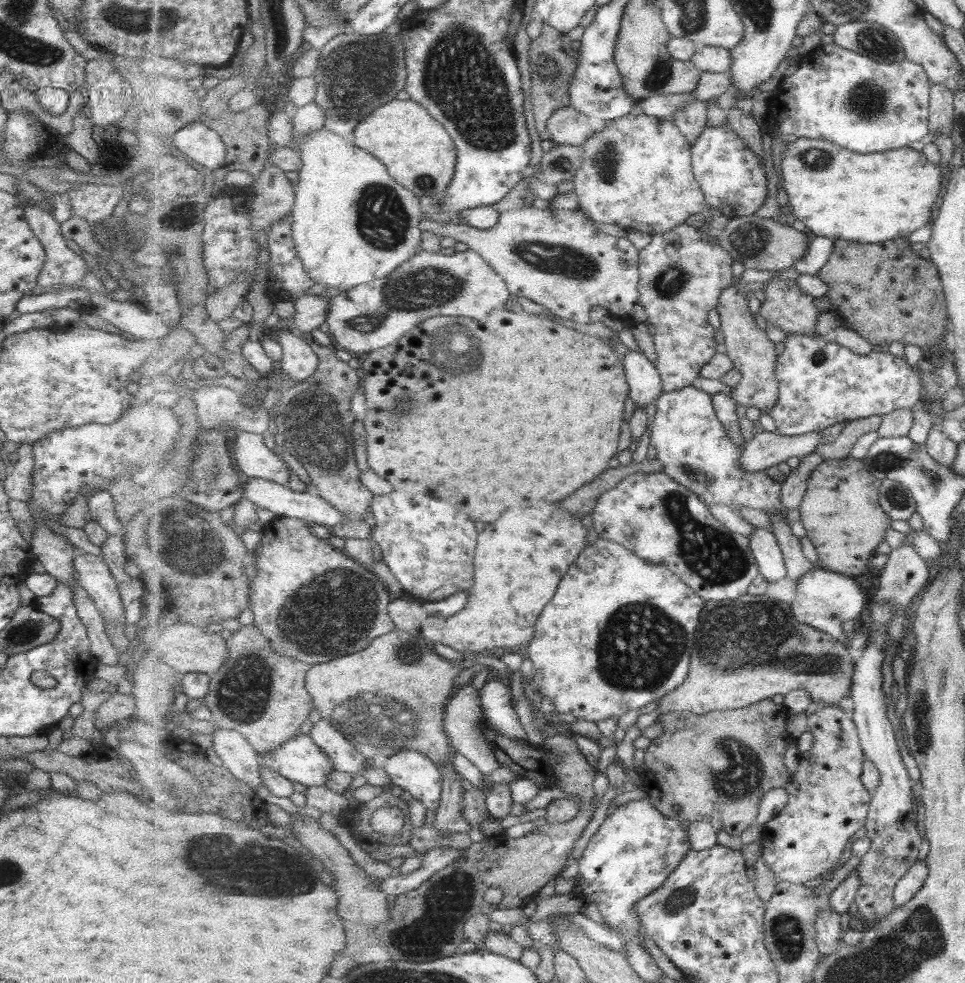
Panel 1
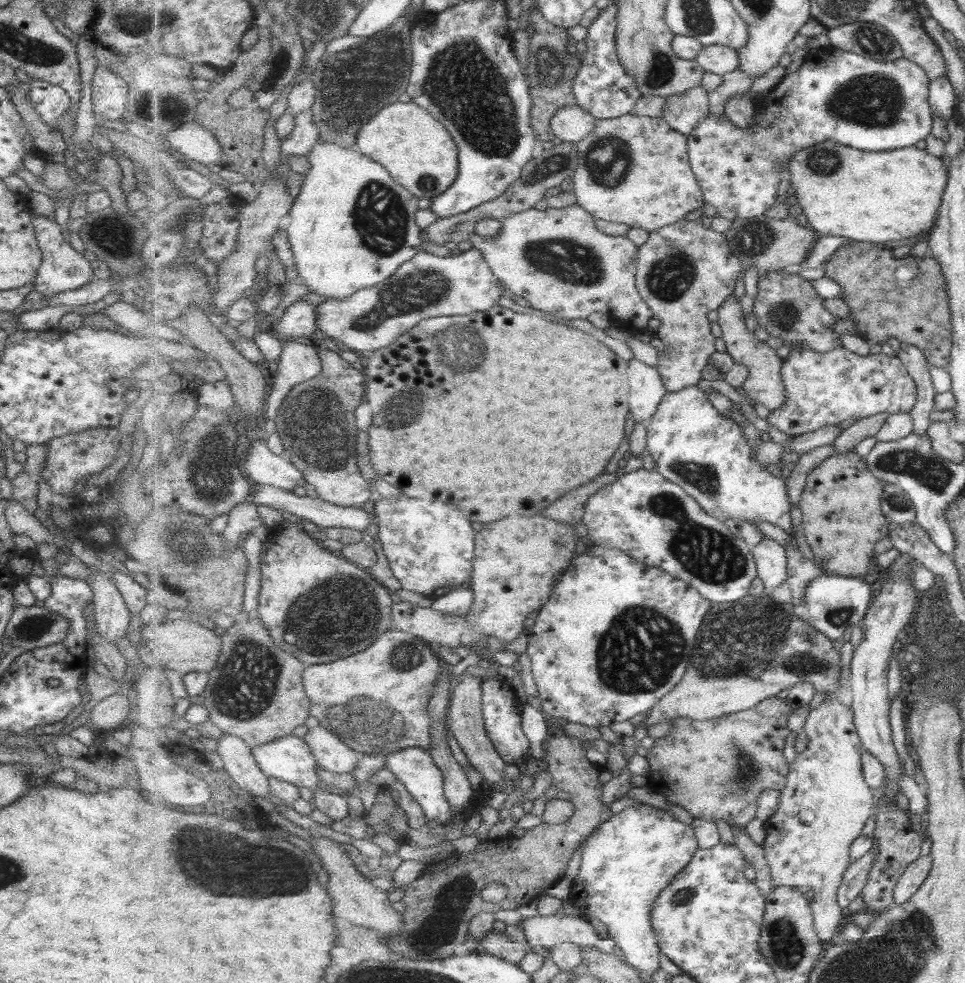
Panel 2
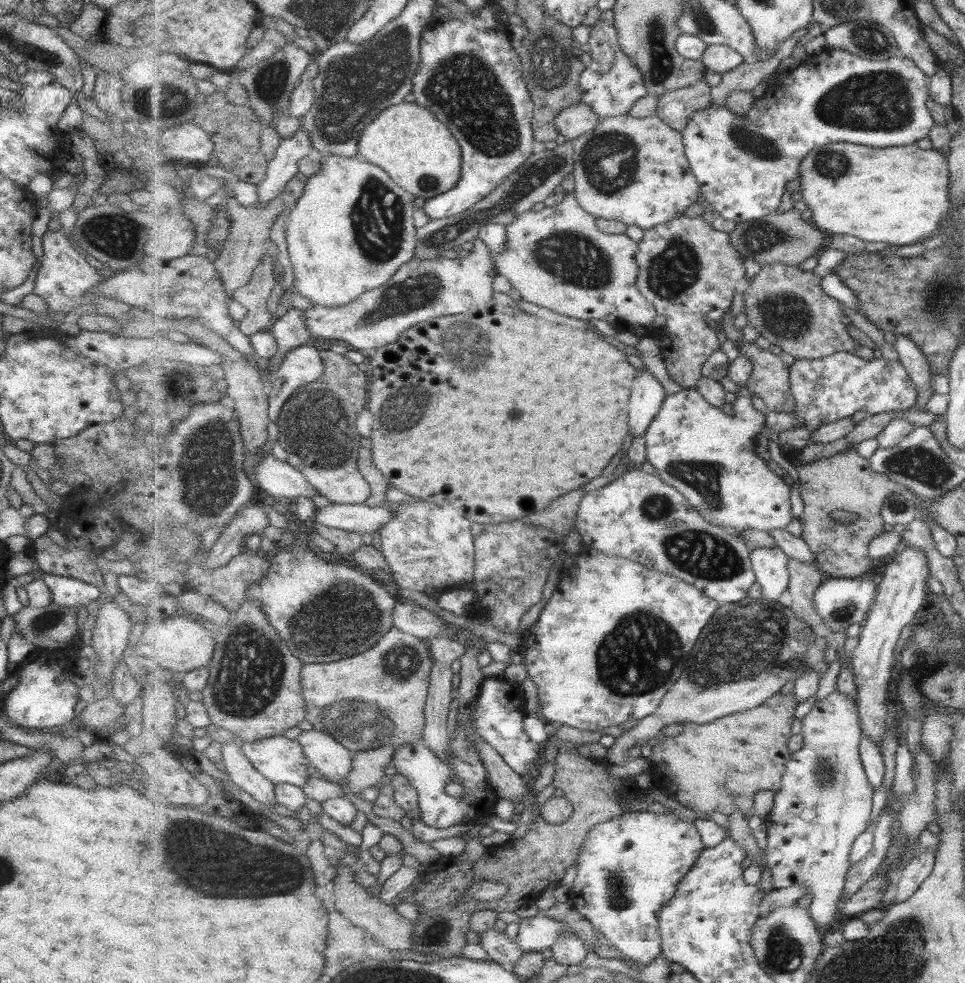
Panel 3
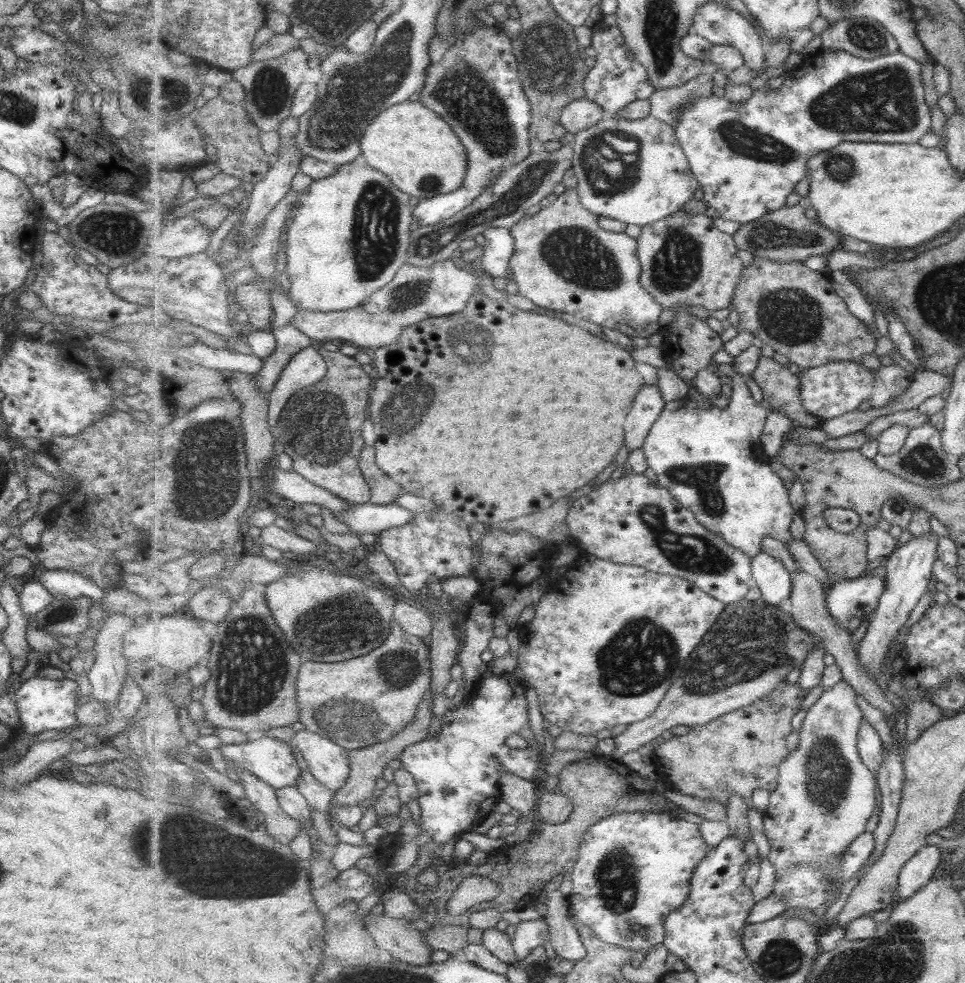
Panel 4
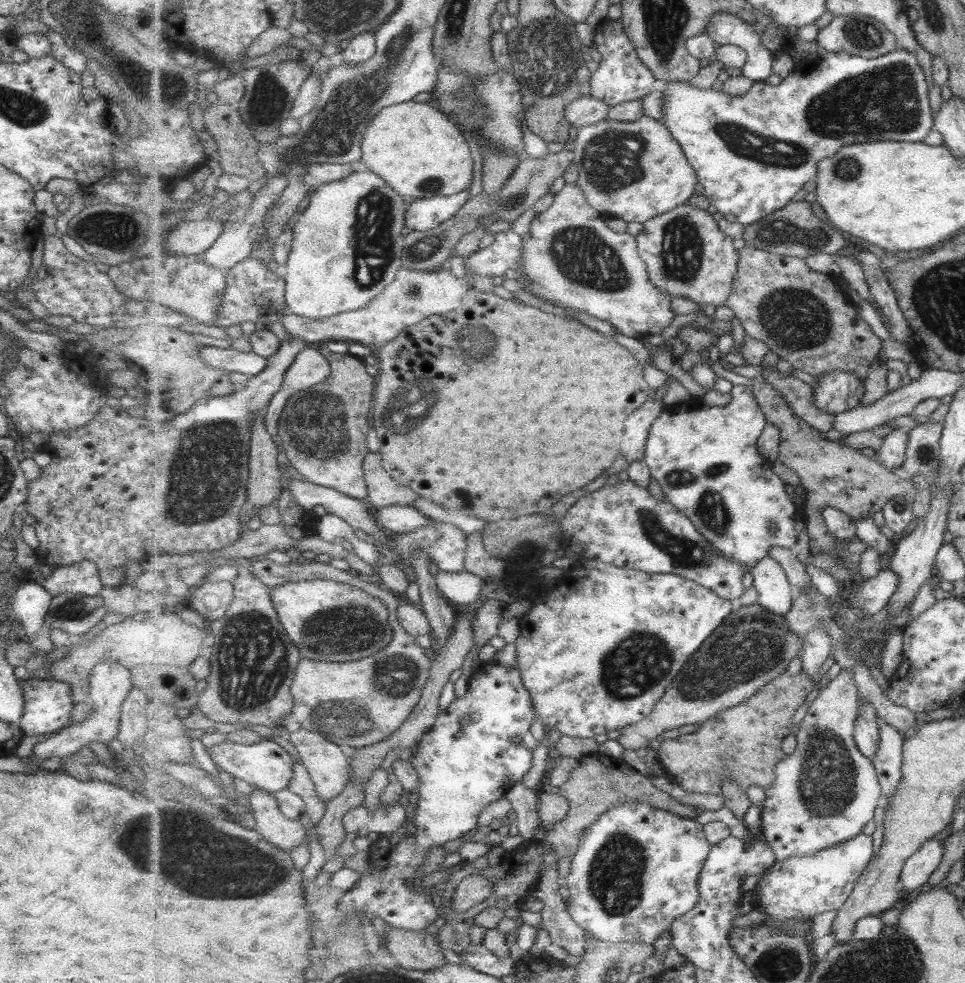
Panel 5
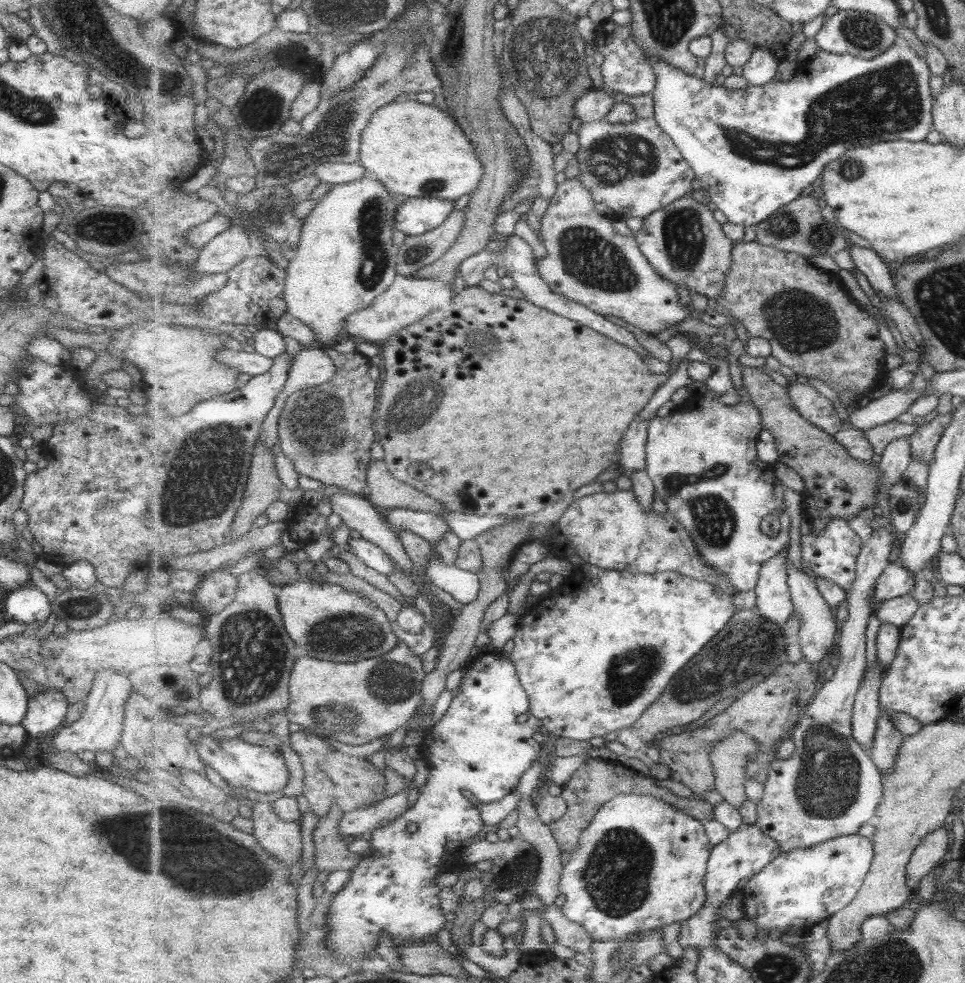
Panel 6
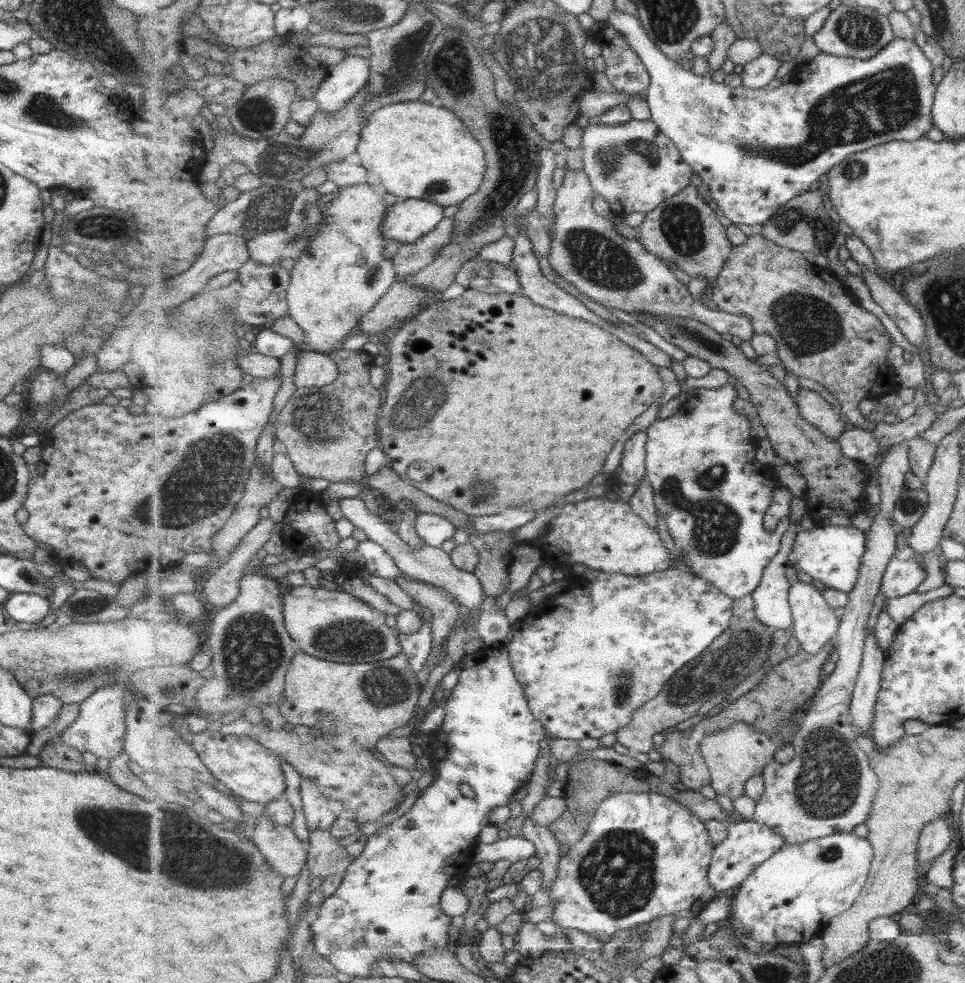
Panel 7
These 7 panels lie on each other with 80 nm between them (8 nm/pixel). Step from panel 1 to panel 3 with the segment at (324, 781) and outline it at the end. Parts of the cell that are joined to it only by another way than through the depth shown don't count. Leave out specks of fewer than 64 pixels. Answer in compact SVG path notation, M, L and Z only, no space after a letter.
M283 735L267 737L257 742L240 743L247 758L271 782L289 783L305 788L311 770L304 746L296 739Z

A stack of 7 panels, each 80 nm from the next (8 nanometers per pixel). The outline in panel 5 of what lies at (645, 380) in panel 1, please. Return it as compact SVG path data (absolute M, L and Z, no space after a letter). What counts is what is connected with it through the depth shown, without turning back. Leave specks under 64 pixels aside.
M649 398L625 422L625 438L622 442L621 454L625 456L629 465L633 464L633 461L644 460L646 444L651 434L653 423L663 412L663 403L655 400L655 398Z

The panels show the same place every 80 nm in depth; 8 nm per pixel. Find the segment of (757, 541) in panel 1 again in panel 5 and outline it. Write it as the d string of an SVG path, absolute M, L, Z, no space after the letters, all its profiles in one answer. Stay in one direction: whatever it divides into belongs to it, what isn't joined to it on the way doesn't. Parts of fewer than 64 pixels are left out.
M767 556L752 568L752 575L759 593L758 603L773 614L786 617L800 592L790 581L784 566Z

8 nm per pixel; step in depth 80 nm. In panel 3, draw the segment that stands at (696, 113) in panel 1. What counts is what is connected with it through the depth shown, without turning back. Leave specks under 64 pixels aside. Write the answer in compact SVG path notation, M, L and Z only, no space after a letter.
M704 77L691 86L662 94L659 98L657 116L683 133L689 118L712 106L712 86Z

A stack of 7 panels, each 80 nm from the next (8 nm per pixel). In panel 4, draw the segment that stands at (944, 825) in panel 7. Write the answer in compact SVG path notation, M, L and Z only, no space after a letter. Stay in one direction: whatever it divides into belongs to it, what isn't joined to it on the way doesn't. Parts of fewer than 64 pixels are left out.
M925 845L902 869L899 877L900 886L895 894L903 899L919 892L935 876L942 862L941 848Z

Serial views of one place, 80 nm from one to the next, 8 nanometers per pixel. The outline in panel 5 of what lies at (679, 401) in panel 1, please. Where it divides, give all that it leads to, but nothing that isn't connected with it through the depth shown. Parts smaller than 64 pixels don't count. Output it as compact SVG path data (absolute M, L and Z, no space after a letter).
M737 389L730 392L731 406L707 406L701 397L693 397L680 405L669 405L653 423L646 444L645 464L649 466L664 496L679 510L682 510L704 534L704 537L724 556L737 559L747 570L744 576L746 588L754 586L752 568L768 556L773 546L795 550L797 530L795 530L795 506L785 490L785 482L772 472L772 463L761 453L759 437L768 425L768 420L756 402L752 391Z

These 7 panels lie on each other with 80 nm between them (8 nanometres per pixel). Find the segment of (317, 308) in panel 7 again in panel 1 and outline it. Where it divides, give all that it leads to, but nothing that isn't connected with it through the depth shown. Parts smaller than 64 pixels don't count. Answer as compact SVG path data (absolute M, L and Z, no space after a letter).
M327 127L310 132L297 149L303 166L295 185L292 229L298 254L315 282L325 285L326 289L337 288L341 293L347 292L356 286L387 278L420 252L423 242L420 224L424 212L420 197L395 182L381 160L364 148L349 144Z

